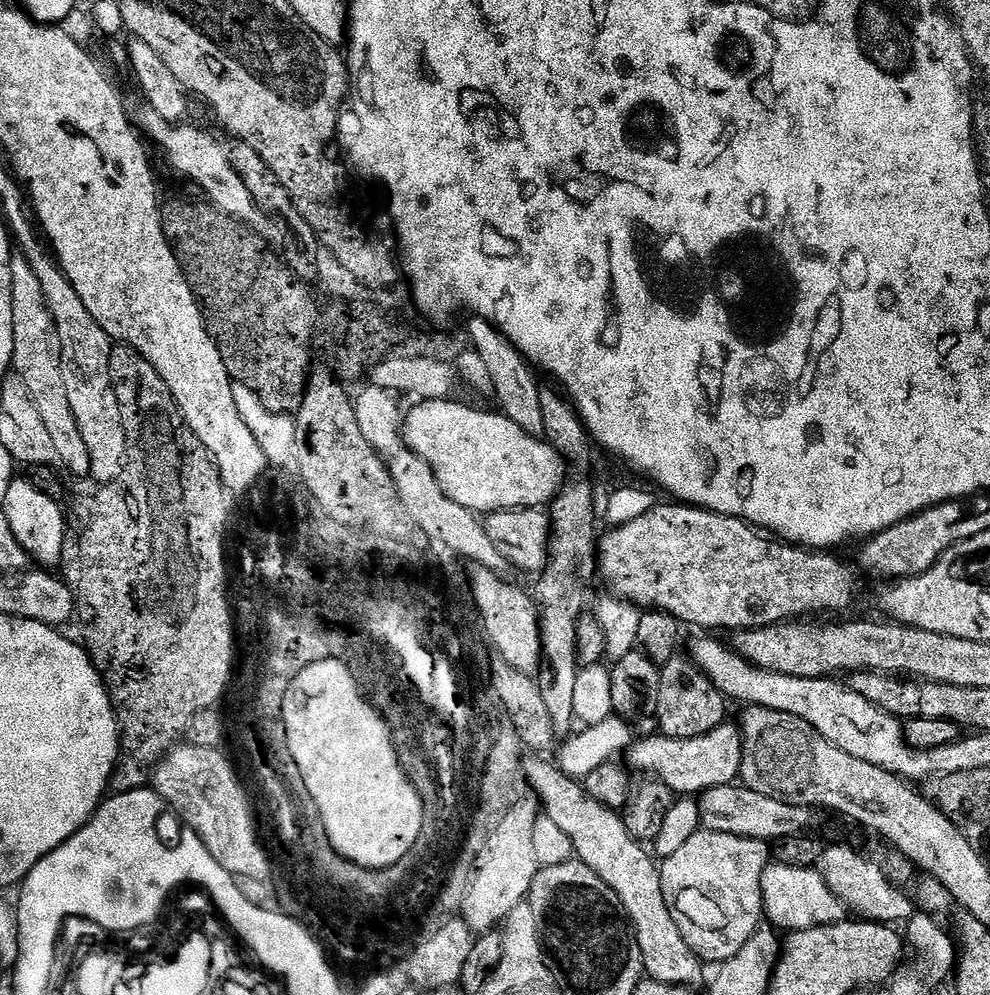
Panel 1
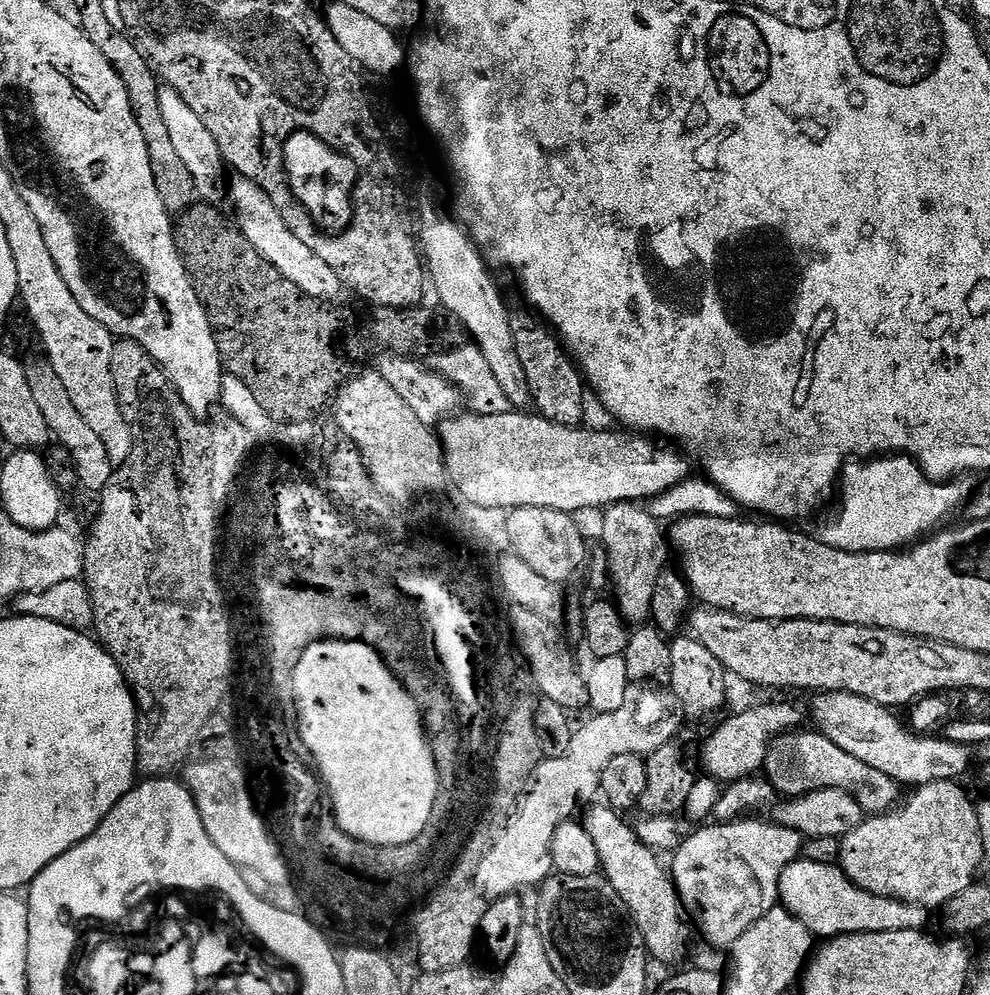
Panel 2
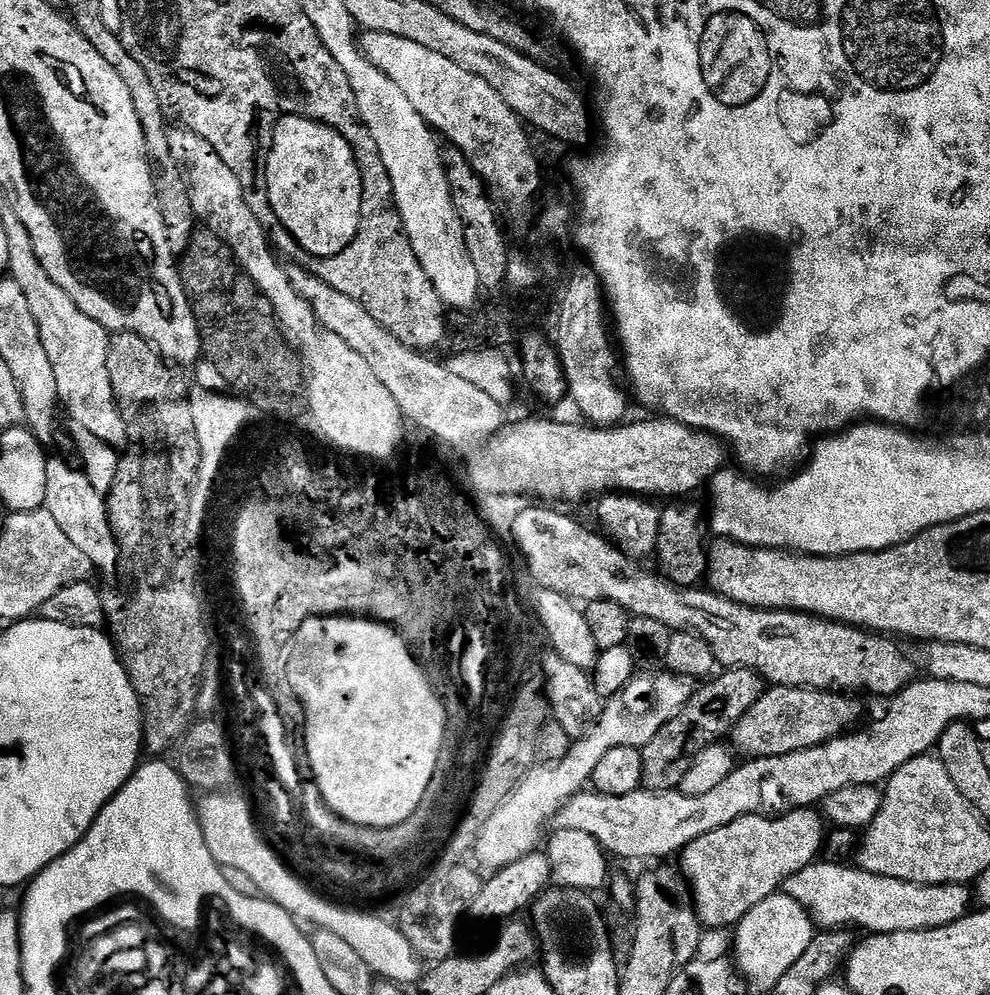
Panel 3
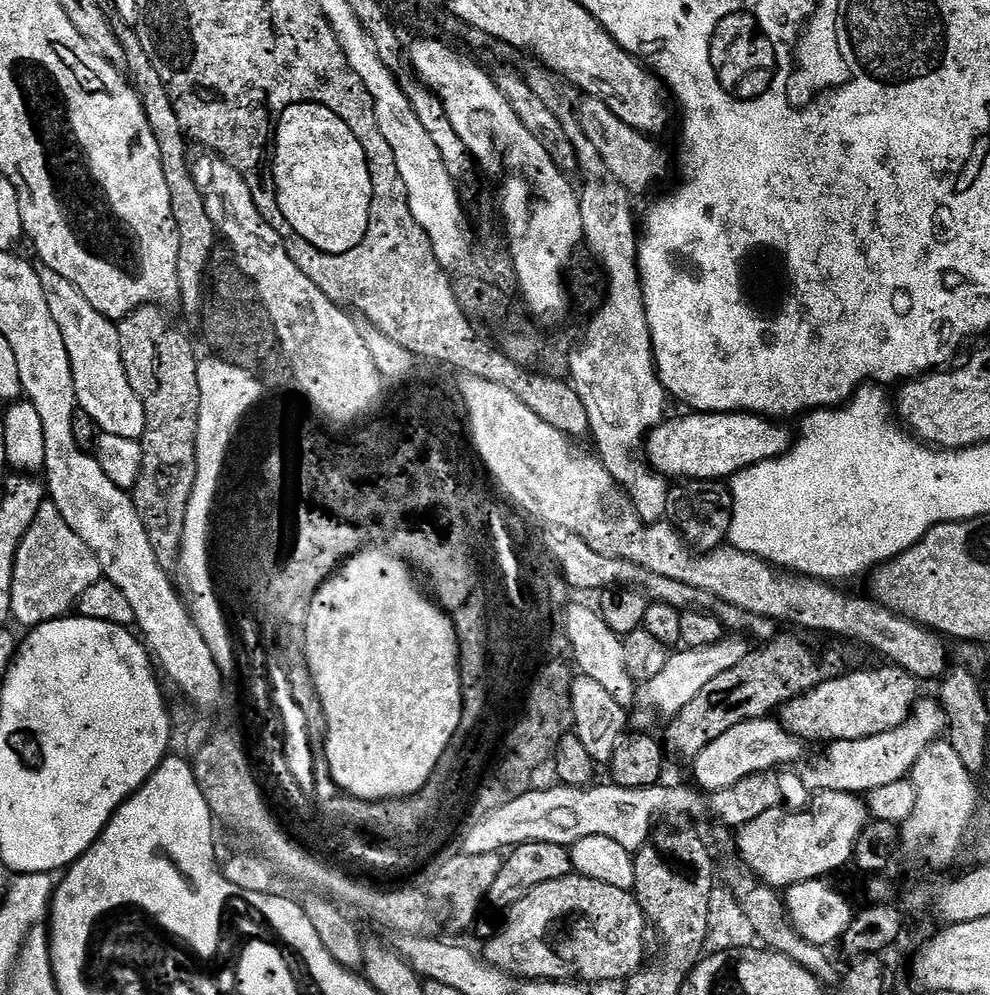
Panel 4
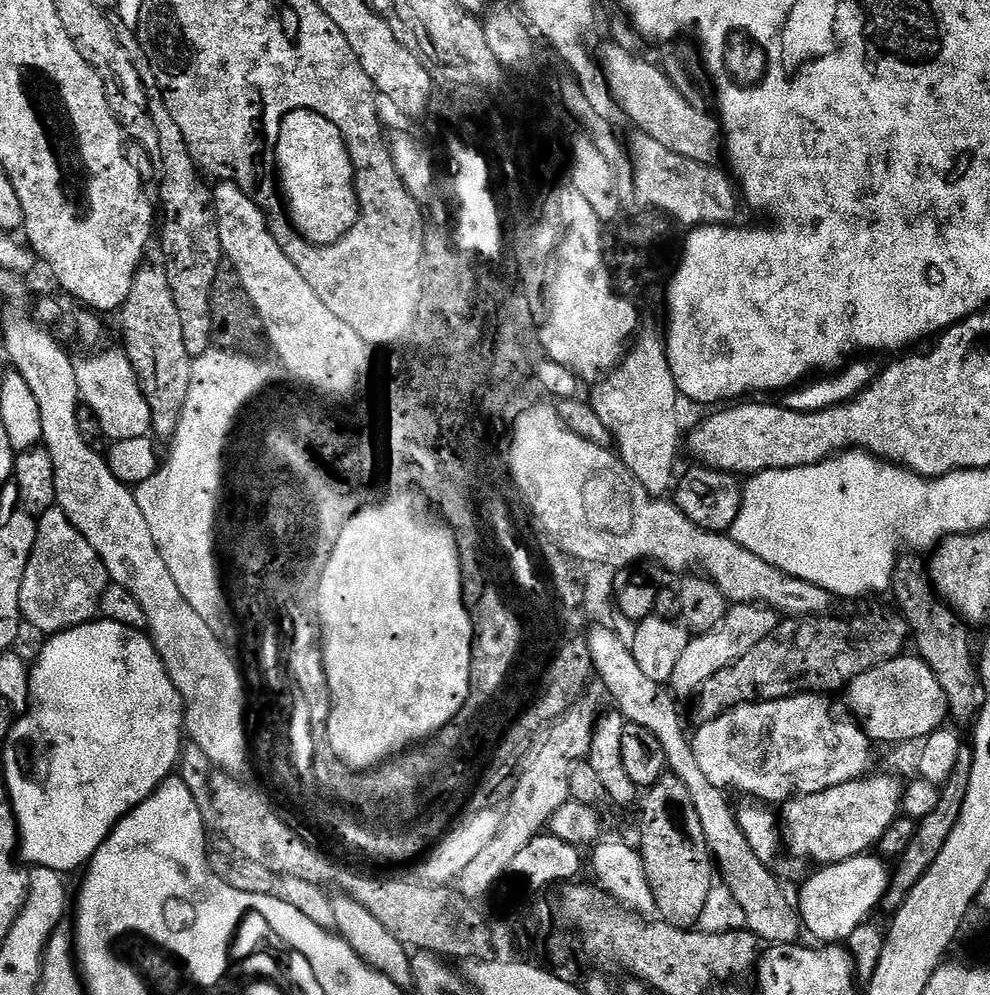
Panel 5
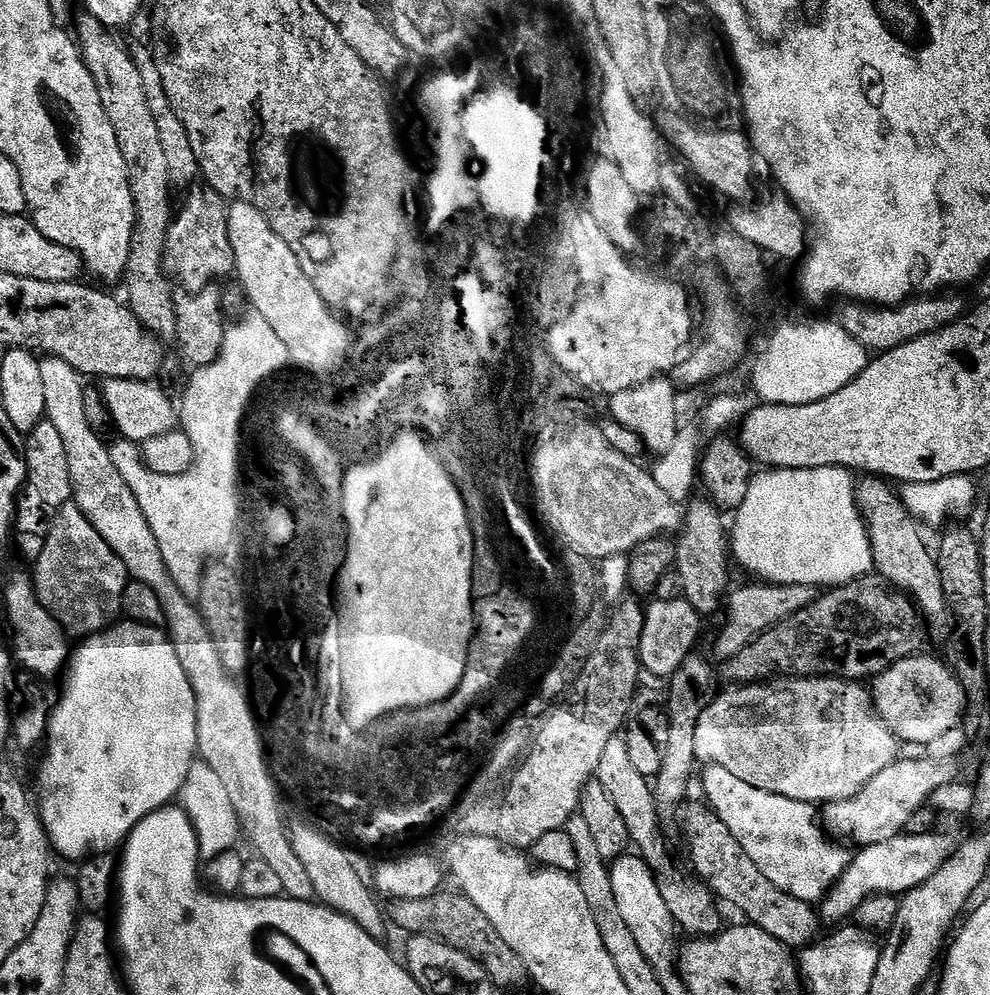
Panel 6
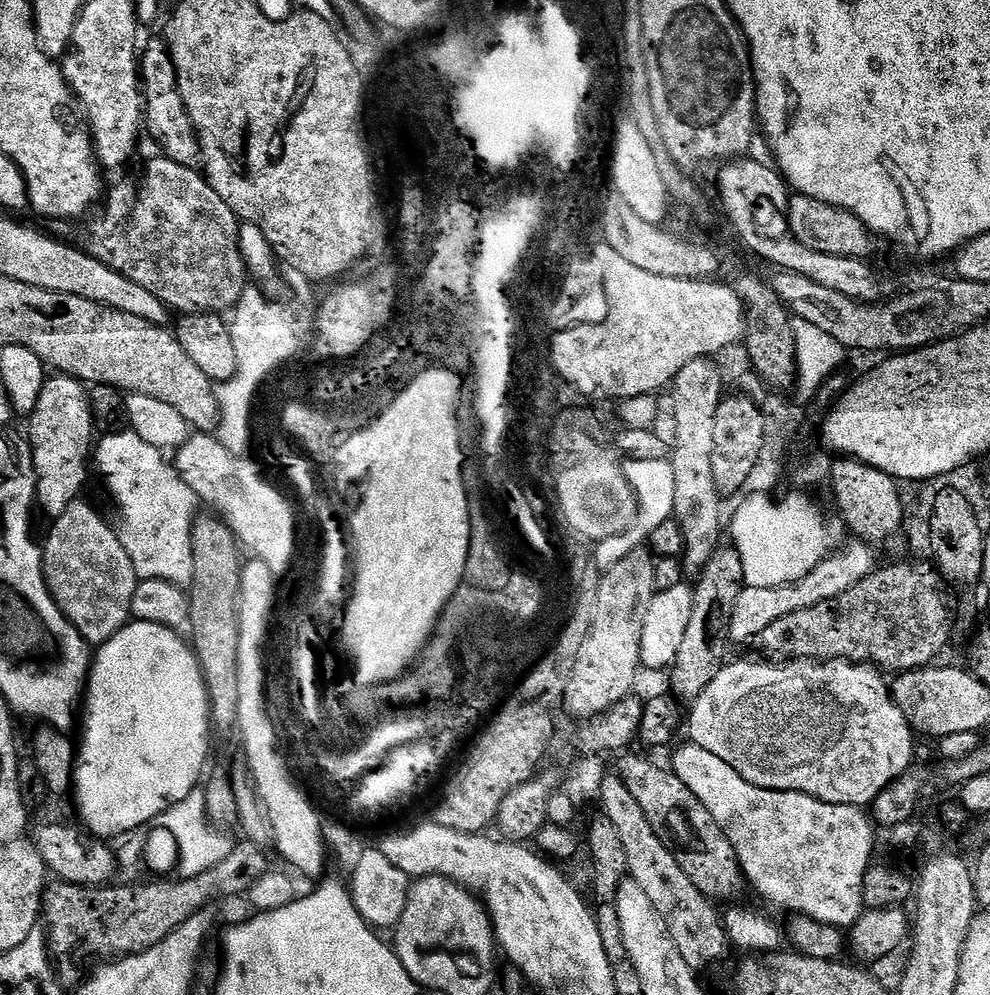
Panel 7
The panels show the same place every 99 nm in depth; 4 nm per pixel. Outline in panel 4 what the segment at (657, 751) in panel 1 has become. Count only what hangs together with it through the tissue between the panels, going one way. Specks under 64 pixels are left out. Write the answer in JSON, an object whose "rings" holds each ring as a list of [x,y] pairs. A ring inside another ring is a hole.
{"rings":[[[883,666],[884,668],[872,668],[869,672],[845,671],[835,676],[832,680],[822,682],[814,686],[801,696],[795,696],[790,702],[786,702],[783,708],[779,709],[778,719],[783,724],[785,731],[800,740],[810,742],[812,738],[820,738],[823,742],[834,740],[857,740],[858,738],[870,738],[874,734],[886,734],[886,730],[894,730],[894,726],[900,726],[912,712],[916,704],[918,693],[918,681],[910,673],[904,672],[895,666]]]}

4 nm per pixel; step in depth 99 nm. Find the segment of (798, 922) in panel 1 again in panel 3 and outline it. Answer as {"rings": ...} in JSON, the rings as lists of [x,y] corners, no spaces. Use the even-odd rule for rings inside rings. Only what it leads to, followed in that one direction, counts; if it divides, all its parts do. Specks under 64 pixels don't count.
{"rings":[[[844,862],[827,863],[806,866],[786,885],[787,895],[808,908],[825,929],[866,928],[870,934],[930,930],[950,926],[950,922],[958,922],[974,908],[973,889],[966,884],[916,884],[912,880],[870,874],[859,866],[847,868],[850,866]]]}

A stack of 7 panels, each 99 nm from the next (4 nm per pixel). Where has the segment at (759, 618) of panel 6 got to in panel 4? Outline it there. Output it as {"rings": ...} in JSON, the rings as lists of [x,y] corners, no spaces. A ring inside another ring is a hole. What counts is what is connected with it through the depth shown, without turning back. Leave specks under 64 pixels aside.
{"rings":[[[726,636],[719,640],[714,646],[700,648],[682,648],[669,655],[666,666],[662,668],[657,677],[645,681],[637,691],[639,705],[644,705],[648,712],[659,710],[662,719],[669,720],[679,714],[683,707],[687,705],[707,685],[719,674],[730,670],[733,666],[742,662],[750,651],[749,641],[742,636]]]}

